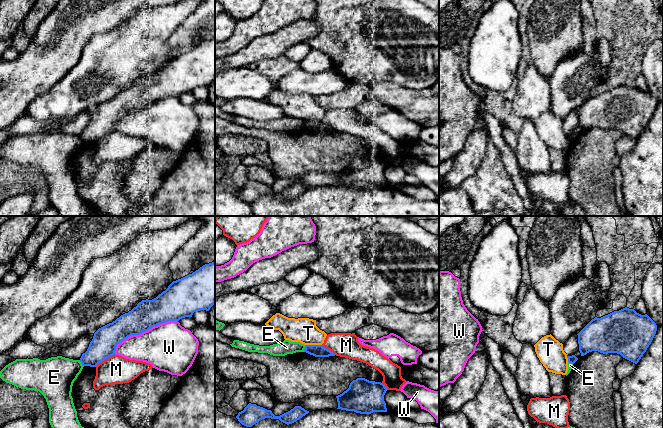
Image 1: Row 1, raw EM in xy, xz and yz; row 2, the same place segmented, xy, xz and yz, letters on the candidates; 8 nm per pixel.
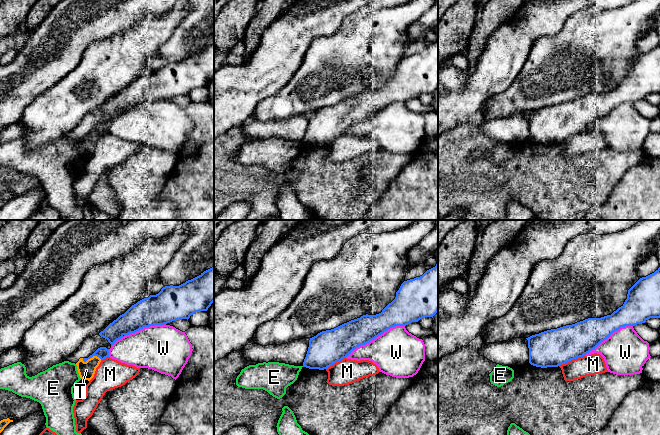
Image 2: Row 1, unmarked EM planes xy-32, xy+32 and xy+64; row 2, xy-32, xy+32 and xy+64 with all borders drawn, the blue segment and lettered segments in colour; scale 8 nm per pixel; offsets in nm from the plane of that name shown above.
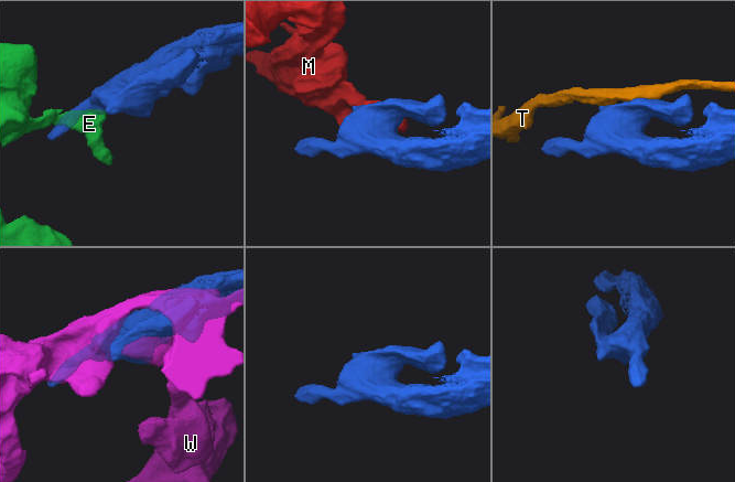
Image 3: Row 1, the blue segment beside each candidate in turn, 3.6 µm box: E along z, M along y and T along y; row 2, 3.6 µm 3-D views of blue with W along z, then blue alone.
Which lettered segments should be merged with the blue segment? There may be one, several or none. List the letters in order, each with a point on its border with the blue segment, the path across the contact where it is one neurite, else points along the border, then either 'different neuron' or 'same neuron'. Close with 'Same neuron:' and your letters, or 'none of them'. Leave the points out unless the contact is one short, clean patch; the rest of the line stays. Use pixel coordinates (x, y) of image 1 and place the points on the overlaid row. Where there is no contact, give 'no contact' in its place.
E: xz (305, 348) | along xz (306, 345), (303, 351) | different neuron
M: xy (104, 359) | different neuron
T: xz (314, 345) | different neuron
W: xy (142, 332) | different neuron
Same neuron: none of them

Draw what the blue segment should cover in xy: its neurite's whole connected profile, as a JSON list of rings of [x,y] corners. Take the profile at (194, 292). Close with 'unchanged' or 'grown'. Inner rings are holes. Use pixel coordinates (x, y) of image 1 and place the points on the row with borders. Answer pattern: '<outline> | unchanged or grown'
[[[215,260],[205,264],[198,270],[181,279],[173,281],[168,288],[152,300],[142,300],[128,313],[121,315],[112,323],[99,328],[80,362],[83,366],[96,367],[105,359],[115,355],[116,347],[131,335],[140,335],[154,326],[169,321],[179,321],[185,317],[192,317],[200,310],[209,311],[215,304]]] | unchanged

